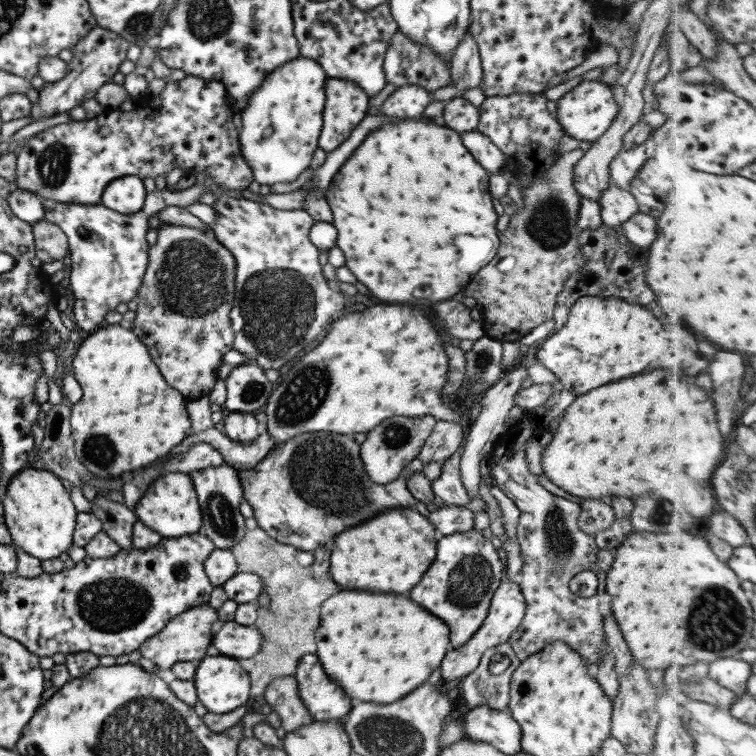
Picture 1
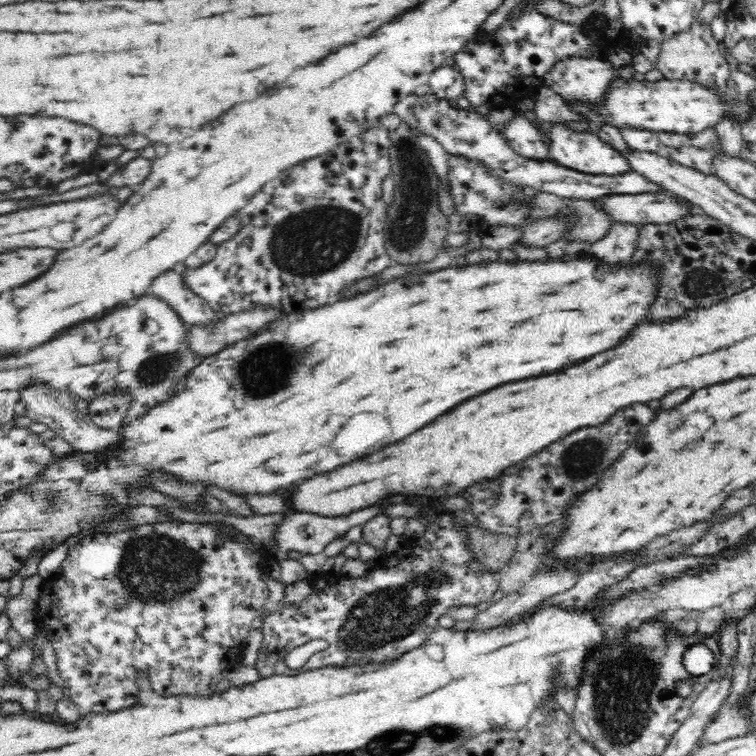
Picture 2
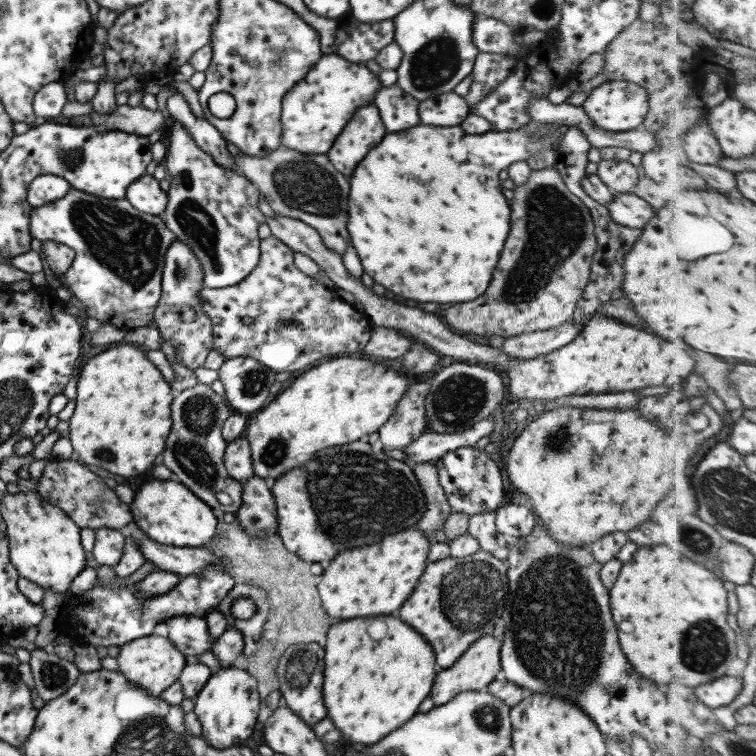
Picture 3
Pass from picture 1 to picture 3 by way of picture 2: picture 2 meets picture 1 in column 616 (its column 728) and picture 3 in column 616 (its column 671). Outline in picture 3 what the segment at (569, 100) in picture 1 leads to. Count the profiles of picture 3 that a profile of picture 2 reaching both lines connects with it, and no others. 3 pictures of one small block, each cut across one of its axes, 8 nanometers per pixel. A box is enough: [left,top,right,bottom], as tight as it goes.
[581,80,648,132]

